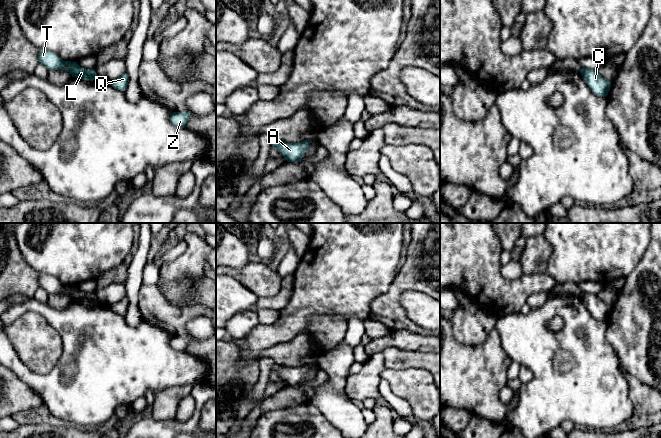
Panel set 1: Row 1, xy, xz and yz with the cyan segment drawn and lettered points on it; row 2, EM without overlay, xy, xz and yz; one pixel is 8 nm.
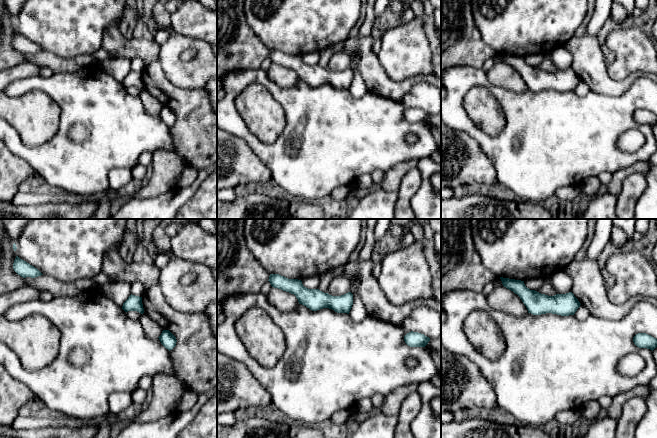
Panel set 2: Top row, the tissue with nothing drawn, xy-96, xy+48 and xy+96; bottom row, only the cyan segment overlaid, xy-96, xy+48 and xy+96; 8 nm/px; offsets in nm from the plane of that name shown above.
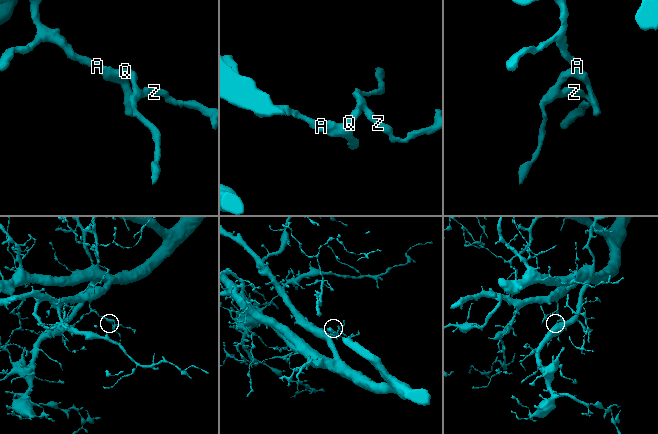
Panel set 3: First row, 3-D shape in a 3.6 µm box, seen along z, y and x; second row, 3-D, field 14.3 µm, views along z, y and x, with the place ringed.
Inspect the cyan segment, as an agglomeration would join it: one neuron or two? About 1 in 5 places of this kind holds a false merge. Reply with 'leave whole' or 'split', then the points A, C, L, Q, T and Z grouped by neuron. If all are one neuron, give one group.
leave whole; groups A C L Q T Z

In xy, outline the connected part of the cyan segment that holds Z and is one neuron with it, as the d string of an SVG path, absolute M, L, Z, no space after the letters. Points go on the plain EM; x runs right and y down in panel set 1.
M173 336L169 341L169 344L171 348L173 348L174 350L184 351L187 348L188 343L190 341L191 341L190 336L183 336L183 337Z

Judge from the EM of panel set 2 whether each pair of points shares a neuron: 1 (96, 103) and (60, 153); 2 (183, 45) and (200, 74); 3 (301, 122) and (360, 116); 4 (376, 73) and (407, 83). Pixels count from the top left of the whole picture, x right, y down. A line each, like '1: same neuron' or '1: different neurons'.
1: same neuron
2: same neuron
3: same neuron
4: same neuron

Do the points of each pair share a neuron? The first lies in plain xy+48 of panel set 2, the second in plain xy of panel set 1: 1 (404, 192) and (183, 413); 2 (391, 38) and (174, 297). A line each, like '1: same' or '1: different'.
1: same
2: different

